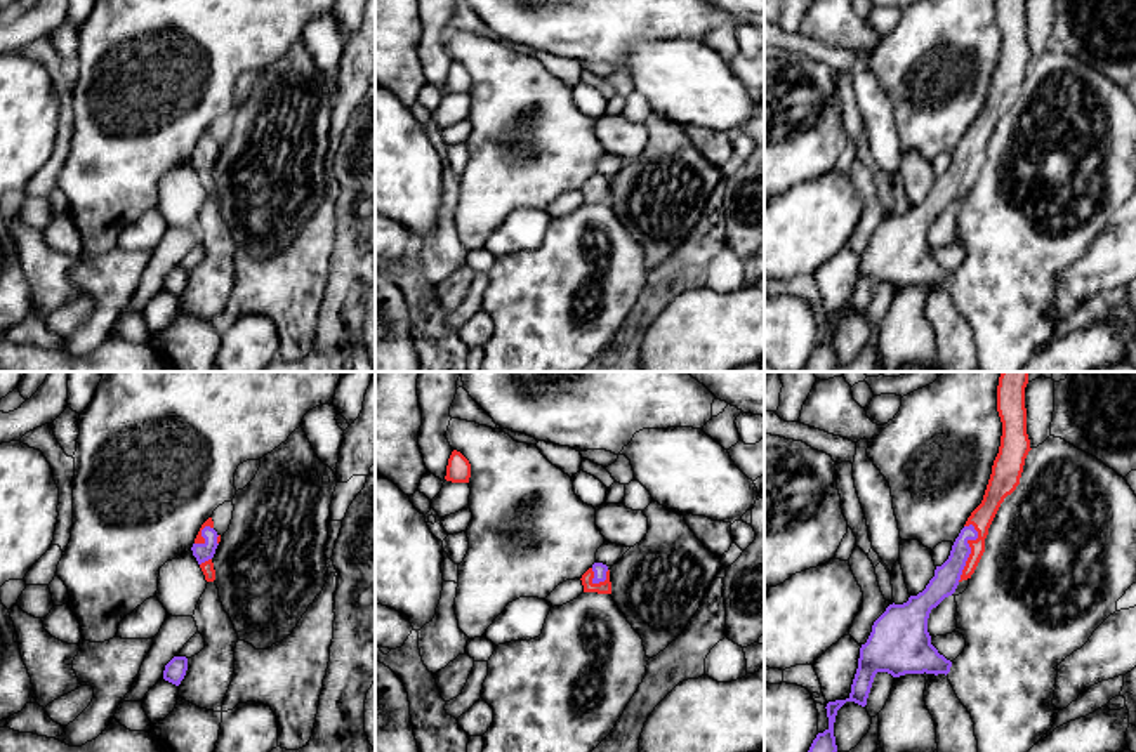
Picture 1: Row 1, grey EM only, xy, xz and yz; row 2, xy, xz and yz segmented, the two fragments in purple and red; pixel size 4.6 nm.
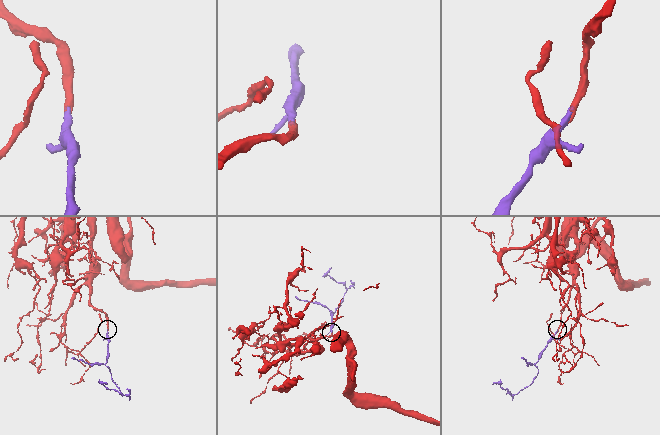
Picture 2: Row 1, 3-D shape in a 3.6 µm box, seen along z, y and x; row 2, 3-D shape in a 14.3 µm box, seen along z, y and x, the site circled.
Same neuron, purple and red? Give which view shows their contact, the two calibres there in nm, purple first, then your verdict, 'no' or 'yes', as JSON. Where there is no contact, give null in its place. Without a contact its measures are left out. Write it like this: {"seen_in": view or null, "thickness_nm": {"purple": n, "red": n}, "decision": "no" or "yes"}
{"seen_in": "yz", "thickness_nm": {"purple": 120, "red": 100}, "decision": "yes"}

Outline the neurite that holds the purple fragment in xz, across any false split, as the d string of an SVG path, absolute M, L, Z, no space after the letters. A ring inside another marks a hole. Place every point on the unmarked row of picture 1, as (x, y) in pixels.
M594 174L580 191L584 203L611 205L610 181L603 174Z

